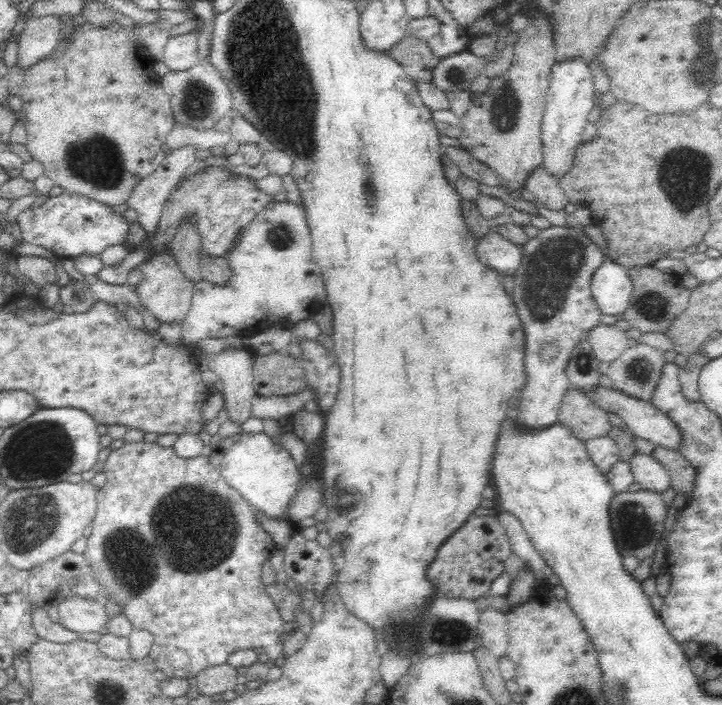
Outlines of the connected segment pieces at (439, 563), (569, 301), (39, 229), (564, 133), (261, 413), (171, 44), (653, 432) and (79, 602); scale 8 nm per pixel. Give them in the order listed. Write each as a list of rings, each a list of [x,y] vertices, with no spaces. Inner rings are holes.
[[[496,514],[470,517],[436,550],[434,560],[425,571],[425,578],[442,597],[465,598],[475,601],[489,594],[492,582],[505,572],[505,560],[512,554],[509,536]]]
[[[554,226],[544,228],[538,236],[523,245],[523,257],[519,269],[513,275],[512,296],[518,318],[522,321],[524,331],[524,352],[522,362],[526,373],[526,384],[523,384],[520,402],[513,411],[515,420],[522,429],[544,429],[552,427],[558,420],[564,395],[570,388],[567,379],[567,364],[573,348],[578,341],[588,337],[588,333],[600,324],[600,312],[594,302],[591,291],[591,280],[594,272],[606,260],[603,249],[598,247],[581,227]]]
[[[63,191],[59,196],[48,196],[17,216],[24,241],[52,251],[59,258],[99,255],[108,247],[125,243],[130,223],[112,207],[97,200]]]
[[[568,58],[554,64],[550,72],[550,82],[546,105],[541,122],[543,140],[543,167],[555,177],[562,176],[570,170],[571,153],[581,144],[580,135],[587,124],[586,118],[594,108],[596,98],[595,86],[592,81],[592,70],[589,62],[581,58]]]
[[[310,388],[295,395],[263,397],[257,394],[250,400],[250,417],[278,420],[288,415],[292,416],[300,405],[310,400],[316,401],[315,392]]]
[[[196,33],[172,36],[167,40],[163,50],[163,62],[171,71],[184,71],[194,64],[202,62],[198,57],[198,43]]]
[[[598,385],[597,389],[591,392],[591,399],[600,408],[619,416],[624,421],[626,429],[633,434],[634,438],[648,440],[655,447],[678,452],[684,446],[682,431],[678,429],[678,425],[674,424],[674,421],[667,414],[656,408],[651,401],[638,400],[636,397],[630,397],[616,389],[606,389],[601,385]]]
[[[73,596],[60,602],[57,607],[57,622],[72,632],[100,632],[107,626],[109,618],[101,601]]]

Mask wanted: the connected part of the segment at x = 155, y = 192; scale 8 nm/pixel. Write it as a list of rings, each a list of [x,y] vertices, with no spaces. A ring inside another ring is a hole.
[[[186,144],[182,148],[176,148],[169,152],[169,155],[163,160],[163,163],[158,168],[149,174],[134,190],[131,192],[130,198],[127,200],[129,208],[134,208],[137,212],[137,221],[140,223],[140,227],[144,230],[147,240],[152,240],[152,236],[158,232],[159,220],[165,202],[171,193],[171,190],[176,187],[176,184],[180,182],[180,178],[184,176],[186,168],[191,164],[194,164],[198,160],[197,150],[195,146]]]

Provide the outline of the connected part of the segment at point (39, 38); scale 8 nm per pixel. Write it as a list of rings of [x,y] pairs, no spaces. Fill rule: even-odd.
[[[64,16],[34,17],[25,24],[18,43],[16,62],[24,69],[54,52],[64,36]]]

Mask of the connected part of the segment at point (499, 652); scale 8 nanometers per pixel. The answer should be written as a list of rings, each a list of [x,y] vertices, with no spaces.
[[[491,607],[480,613],[477,626],[479,642],[498,660],[507,656],[509,647],[508,631],[505,613],[496,611]]]

